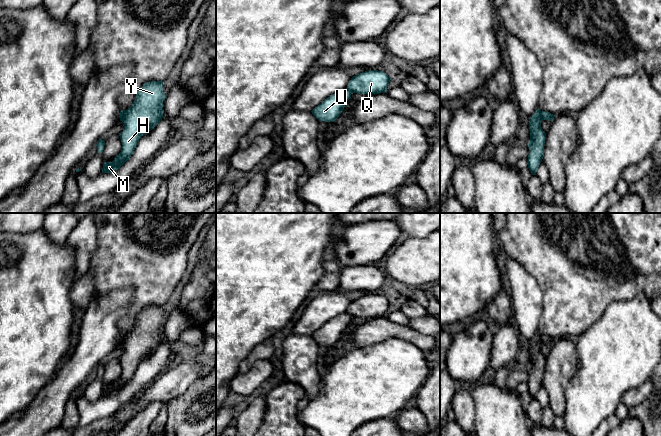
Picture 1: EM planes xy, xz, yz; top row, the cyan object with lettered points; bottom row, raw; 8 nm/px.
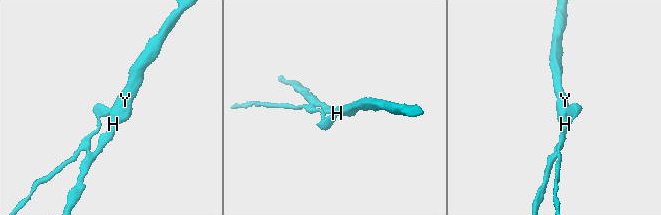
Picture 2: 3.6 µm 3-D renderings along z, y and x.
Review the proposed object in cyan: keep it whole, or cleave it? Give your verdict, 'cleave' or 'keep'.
cleave

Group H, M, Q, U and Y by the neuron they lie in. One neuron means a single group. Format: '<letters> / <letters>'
H M Q Y / U

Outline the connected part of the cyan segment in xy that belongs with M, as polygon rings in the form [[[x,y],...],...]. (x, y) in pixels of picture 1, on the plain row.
[[[163,305],[144,307],[137,315],[131,331],[124,334],[124,353],[119,359],[121,376],[112,386],[104,386],[102,397],[118,394],[133,378],[139,363],[152,354],[163,342],[163,326],[166,322]]]

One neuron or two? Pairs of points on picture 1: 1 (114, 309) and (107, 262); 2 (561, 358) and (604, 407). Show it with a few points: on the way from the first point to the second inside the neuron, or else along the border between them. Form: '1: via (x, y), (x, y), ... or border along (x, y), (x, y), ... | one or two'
1: border along (134, 287), (119, 287), (103, 295), (95, 296) | two
2: border along (577, 349), (576, 369), (566, 386), (565, 394) | two

